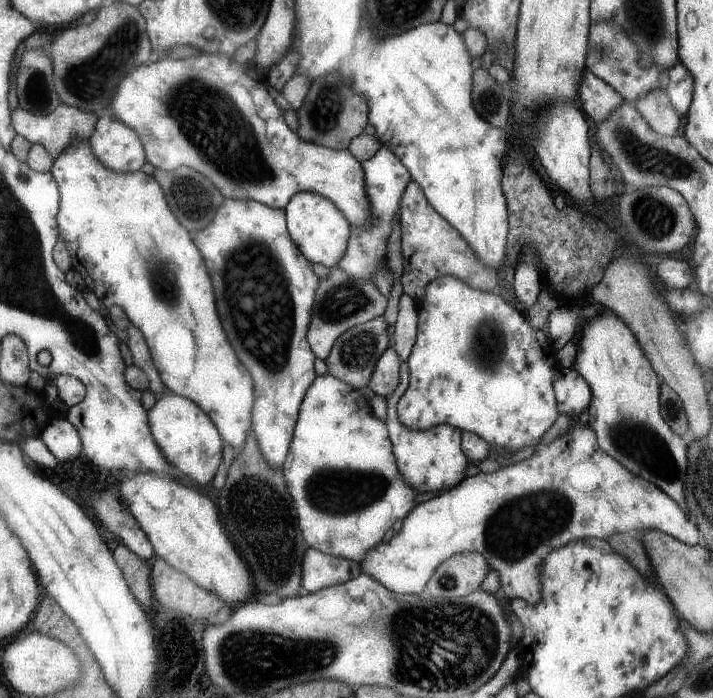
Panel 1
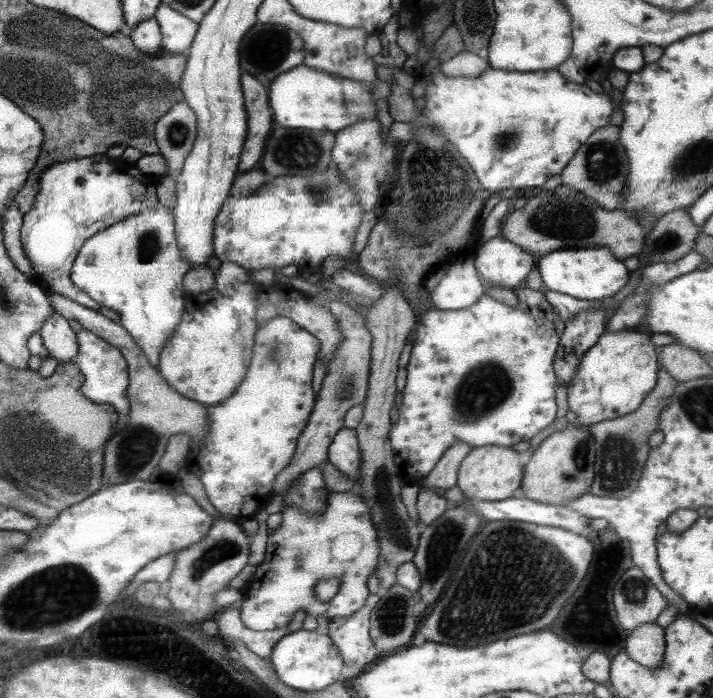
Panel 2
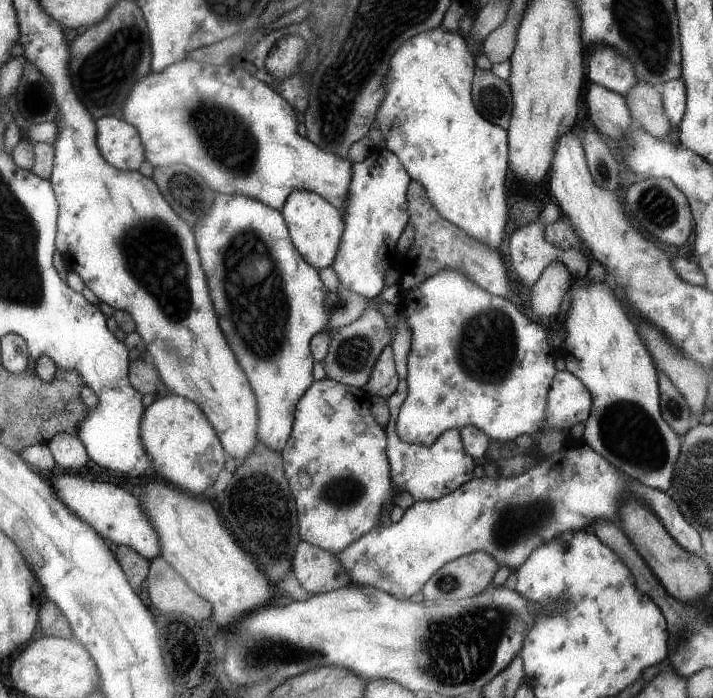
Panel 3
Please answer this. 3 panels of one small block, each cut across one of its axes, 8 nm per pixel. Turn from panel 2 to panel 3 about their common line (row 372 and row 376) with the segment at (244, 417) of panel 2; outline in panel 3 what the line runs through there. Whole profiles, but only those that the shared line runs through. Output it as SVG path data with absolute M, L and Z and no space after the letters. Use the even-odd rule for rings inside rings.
M216 193L210 210L193 224L193 229L199 257L207 275L207 286L218 310L216 314L220 318L220 328L224 330L224 334L228 334L228 342L232 342L231 349L239 359L239 365L246 371L258 399L259 441L280 453L294 428L299 401L315 382L315 359L309 344L315 334L329 328L329 316L324 304L326 286L318 276L318 269L308 263L295 246L282 211L260 202L259 199ZM238 286L240 290L248 290L250 300L244 302L242 298L238 298Z

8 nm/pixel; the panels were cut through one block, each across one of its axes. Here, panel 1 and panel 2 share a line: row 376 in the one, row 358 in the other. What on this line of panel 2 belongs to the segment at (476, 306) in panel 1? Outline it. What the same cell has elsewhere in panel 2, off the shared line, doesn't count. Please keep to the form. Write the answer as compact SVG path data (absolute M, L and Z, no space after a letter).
M527 287L515 290L518 304L516 306L497 301L495 297L484 295L479 302L464 310L443 311L430 308L420 320L420 325L414 328L415 341L409 360L407 372L407 385L401 395L401 404L398 408L399 419L392 425L391 441L395 448L395 457L401 470L401 479L405 482L417 483L428 476L435 468L435 464L456 443L466 443L471 448L502 446L512 447L520 441L529 441L548 427L556 418L556 372L554 369L554 352L559 350L560 336L555 329L555 312L553 306L540 291L530 290Z

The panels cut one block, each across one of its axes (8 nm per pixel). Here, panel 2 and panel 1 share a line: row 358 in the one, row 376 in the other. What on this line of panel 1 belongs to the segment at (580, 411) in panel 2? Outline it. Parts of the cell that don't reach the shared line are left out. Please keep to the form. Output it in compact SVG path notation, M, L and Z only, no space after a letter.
M604 308L604 314L600 312L586 324L576 347L571 369L578 371L591 386L588 426L597 436L599 447L632 474L666 491L689 516L684 490L689 445L660 414L662 380L631 327Z

